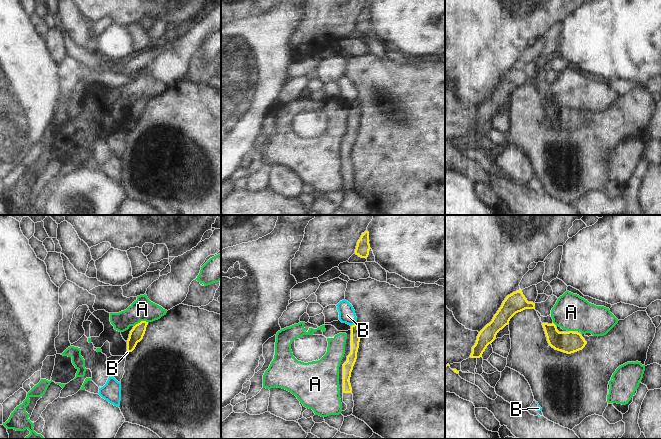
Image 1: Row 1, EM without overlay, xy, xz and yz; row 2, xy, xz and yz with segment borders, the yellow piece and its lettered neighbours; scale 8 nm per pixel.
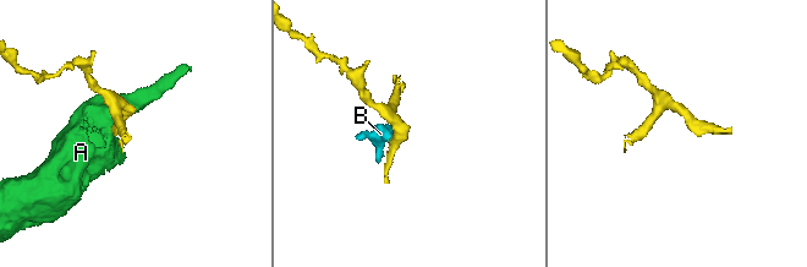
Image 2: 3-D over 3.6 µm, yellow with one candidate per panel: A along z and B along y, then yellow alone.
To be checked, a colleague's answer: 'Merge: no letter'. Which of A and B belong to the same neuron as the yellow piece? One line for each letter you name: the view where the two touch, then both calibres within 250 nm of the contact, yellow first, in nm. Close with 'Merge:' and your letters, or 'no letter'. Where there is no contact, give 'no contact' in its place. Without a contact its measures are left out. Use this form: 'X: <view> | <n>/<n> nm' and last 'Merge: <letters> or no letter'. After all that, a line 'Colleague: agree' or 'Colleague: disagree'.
Merge: no letter
Colleague: agree

